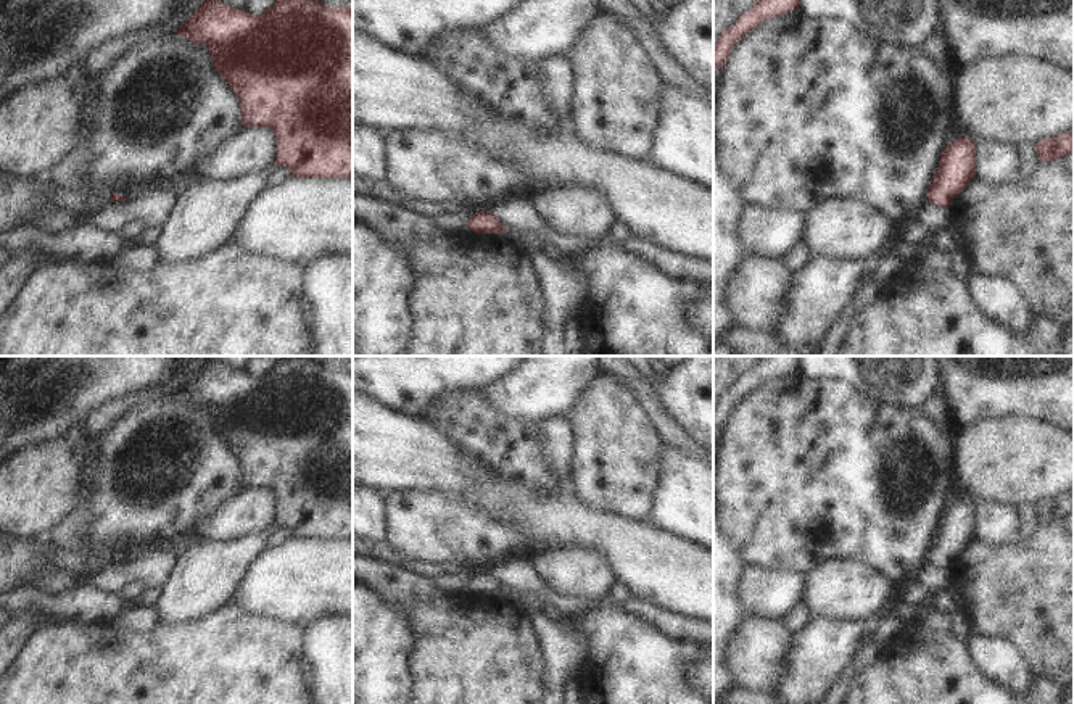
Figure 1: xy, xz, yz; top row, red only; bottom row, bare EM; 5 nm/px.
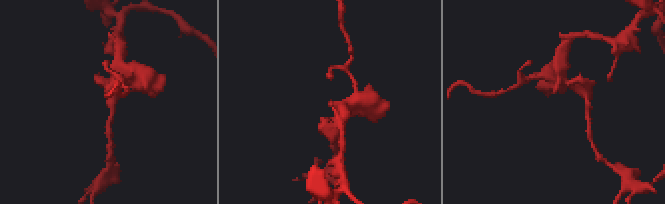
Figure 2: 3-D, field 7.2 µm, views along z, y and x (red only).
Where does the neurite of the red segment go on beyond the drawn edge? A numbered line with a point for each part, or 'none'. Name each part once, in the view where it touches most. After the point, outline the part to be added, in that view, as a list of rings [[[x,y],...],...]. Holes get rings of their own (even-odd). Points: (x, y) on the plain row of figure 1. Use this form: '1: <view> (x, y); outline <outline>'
none

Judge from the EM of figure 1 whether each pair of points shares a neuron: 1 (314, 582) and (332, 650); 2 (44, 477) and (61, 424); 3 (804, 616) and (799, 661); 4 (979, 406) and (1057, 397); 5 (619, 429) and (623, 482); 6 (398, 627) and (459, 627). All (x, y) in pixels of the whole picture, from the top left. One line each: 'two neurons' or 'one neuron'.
1: two neurons
2: two neurons
3: two neurons
4: one neuron
5: one neuron
6: two neurons

